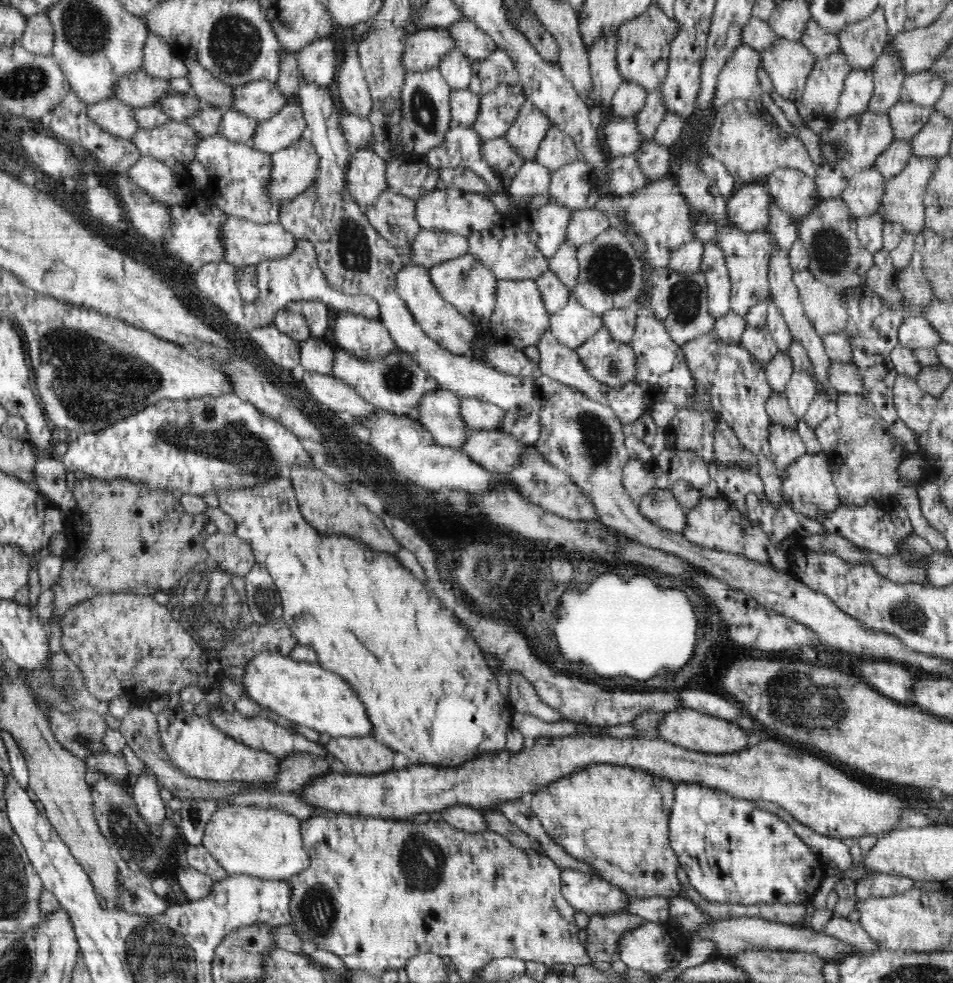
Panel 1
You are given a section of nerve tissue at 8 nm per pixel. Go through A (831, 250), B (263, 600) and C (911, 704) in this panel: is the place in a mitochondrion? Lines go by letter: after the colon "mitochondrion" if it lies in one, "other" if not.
A: mitochondrion
B: mitochondrion
C: other

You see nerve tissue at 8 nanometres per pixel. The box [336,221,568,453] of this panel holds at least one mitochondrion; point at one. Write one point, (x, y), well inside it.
(398, 377)

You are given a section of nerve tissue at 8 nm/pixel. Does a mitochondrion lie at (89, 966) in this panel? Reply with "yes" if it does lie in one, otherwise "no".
no

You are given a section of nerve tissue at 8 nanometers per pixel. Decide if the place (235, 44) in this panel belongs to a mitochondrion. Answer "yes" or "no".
yes

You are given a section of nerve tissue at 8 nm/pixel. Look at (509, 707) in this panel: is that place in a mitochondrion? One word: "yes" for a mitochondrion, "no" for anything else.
no

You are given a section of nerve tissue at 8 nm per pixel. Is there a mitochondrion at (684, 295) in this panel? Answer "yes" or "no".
yes

